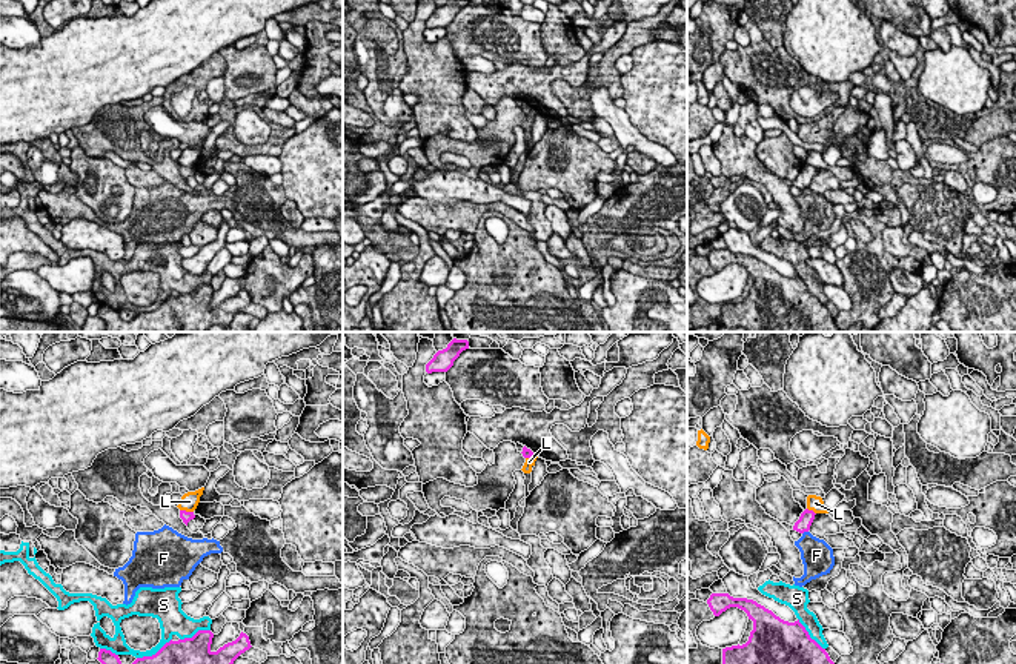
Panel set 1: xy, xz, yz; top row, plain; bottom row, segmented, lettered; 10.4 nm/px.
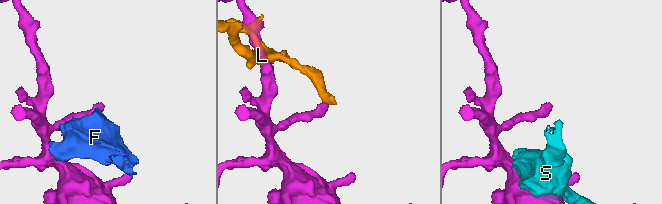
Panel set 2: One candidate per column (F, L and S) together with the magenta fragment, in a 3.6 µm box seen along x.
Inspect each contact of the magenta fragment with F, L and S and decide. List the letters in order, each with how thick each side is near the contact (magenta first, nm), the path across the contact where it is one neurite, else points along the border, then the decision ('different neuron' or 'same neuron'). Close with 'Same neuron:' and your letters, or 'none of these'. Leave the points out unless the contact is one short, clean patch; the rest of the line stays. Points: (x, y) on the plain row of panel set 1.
F: 160/280 nm | different neuron
L: 120/190 nm | different neuron
S: 500/130 nm | different neuron
Same neuron: none of these

